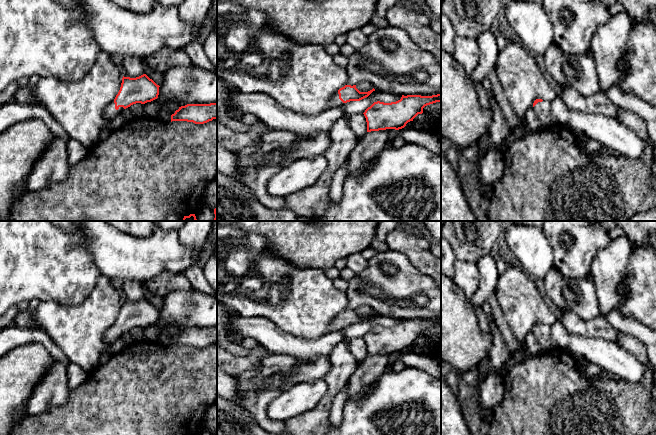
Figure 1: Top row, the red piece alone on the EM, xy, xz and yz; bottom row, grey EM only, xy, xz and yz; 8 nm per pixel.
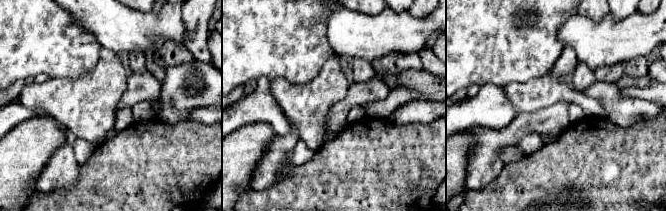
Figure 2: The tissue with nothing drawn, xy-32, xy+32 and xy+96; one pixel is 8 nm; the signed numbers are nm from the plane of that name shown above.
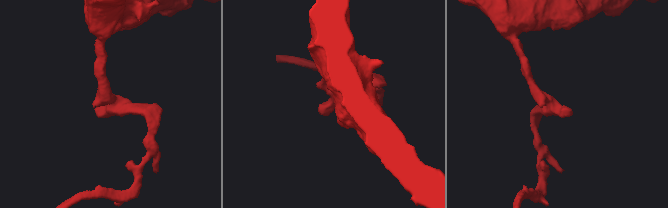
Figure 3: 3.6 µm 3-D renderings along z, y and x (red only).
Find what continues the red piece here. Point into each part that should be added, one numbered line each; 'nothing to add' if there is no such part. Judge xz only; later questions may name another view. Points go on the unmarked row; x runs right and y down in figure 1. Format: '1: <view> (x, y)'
1: xz (334, 325)

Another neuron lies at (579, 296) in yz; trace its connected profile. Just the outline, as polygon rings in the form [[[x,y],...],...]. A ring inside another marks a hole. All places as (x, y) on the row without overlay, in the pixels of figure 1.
[[[552,268],[540,283],[544,295],[548,296],[559,310],[572,311],[583,321],[590,321],[601,315],[596,286],[591,276],[572,281],[564,277],[559,270]]]

